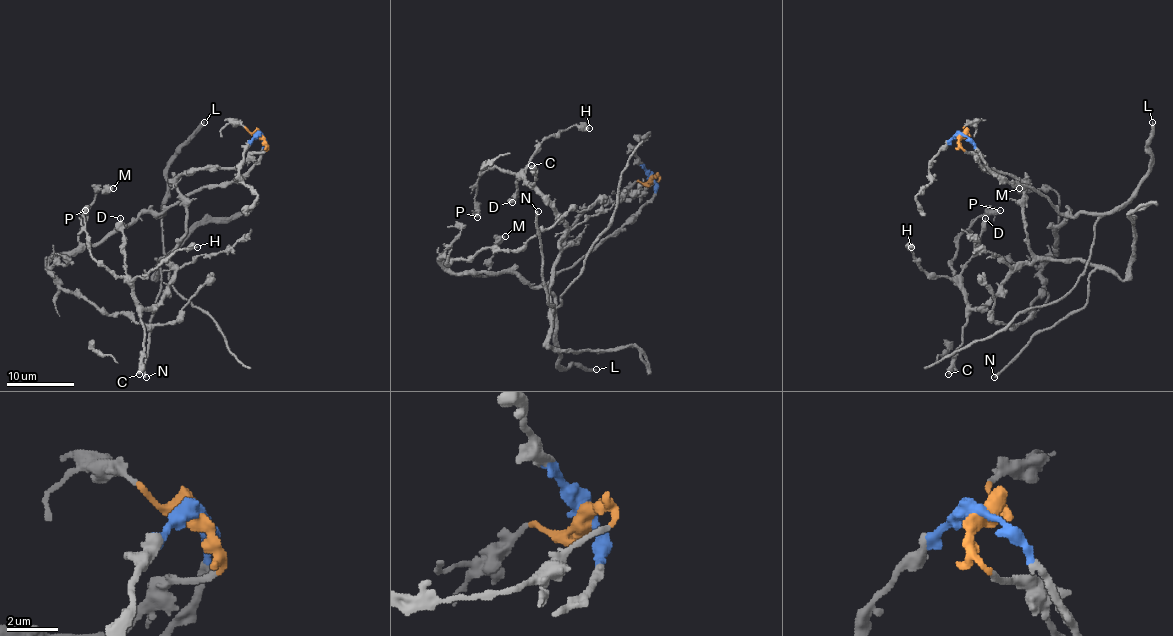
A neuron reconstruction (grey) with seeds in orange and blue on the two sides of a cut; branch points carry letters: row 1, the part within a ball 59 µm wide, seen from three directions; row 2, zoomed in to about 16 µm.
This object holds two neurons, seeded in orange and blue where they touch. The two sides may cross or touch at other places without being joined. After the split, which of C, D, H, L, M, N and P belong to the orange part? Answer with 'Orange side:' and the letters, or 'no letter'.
Orange side: C, D, H, N, P

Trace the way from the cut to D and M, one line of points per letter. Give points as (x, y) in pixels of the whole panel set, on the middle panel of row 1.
D: (652, 178), (632, 199), (596, 200), (566, 239), (578, 241), (562, 250), (561, 214), (525, 178), (512, 202)
M: (652, 178), (654, 195), (544, 285), (532, 287), (515, 273), (471, 273), (486, 275), (495, 246), (505, 236)

